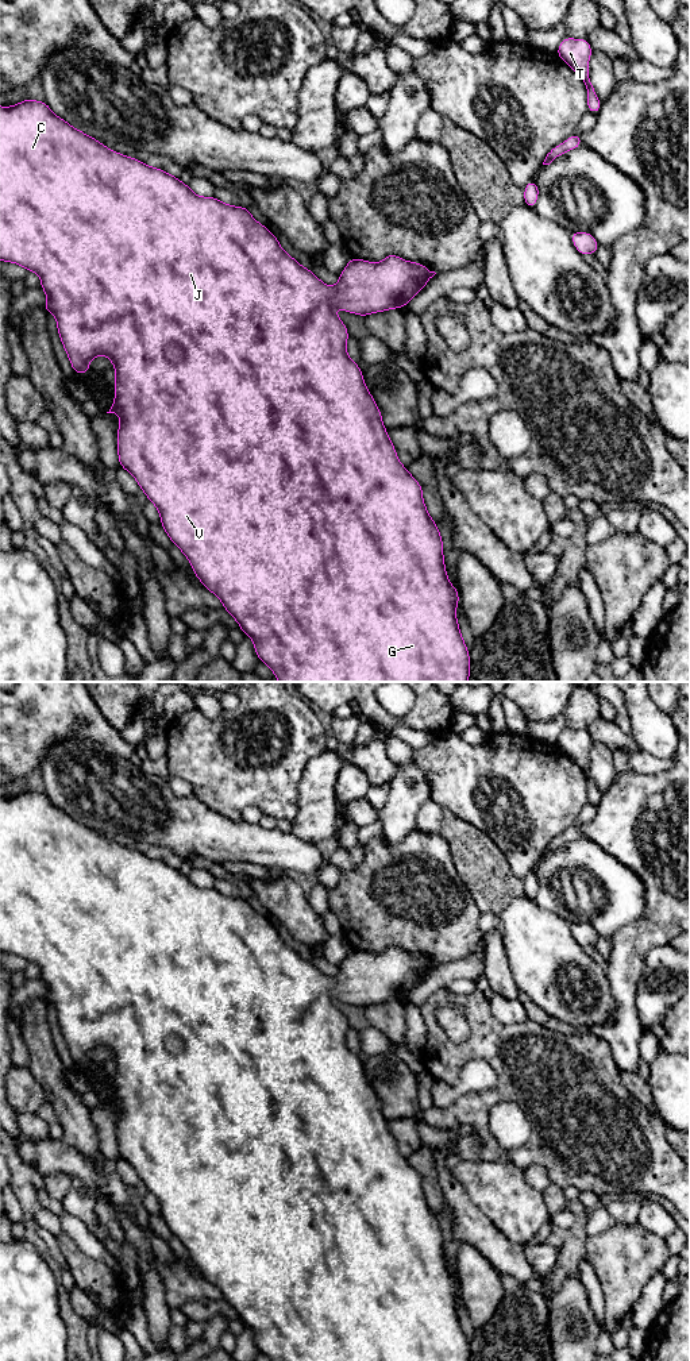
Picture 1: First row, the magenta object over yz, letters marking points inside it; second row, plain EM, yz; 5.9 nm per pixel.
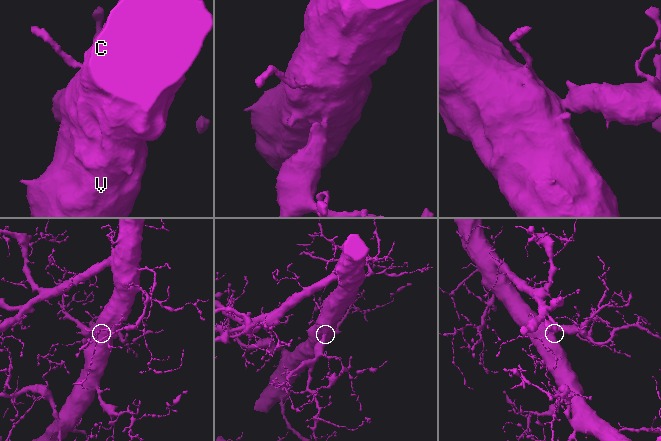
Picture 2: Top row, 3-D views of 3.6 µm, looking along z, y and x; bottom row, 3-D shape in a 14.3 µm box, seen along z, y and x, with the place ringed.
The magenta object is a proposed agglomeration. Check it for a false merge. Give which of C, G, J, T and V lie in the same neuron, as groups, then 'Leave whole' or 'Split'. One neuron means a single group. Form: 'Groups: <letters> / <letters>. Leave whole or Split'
Groups: C G J T V. Leave whole

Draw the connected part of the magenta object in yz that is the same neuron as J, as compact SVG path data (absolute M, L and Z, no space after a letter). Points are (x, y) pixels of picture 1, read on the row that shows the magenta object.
M24 99L12 107L0 105L0 261L20 265L28 271L41 275L41 288L47 296L47 304L42 308L46 313L51 312L55 316L58 335L74 373L86 375L89 362L97 355L105 355L113 363L115 401L107 413L116 413L122 420L116 433L120 467L126 469L136 479L147 500L157 506L161 516L161 525L171 543L188 558L193 572L205 589L220 598L223 609L238 621L243 633L253 639L259 662L267 664L280 682L469 682L470 652L463 641L455 613L459 605L459 591L451 585L447 577L443 559L444 547L437 524L432 521L425 508L421 485L398 460L394 446L388 436L388 429L383 427L382 415L366 388L363 373L358 363L351 361L347 355L346 343L350 336L348 329L334 313L335 306L362 317L393 308L404 309L404 306L425 288L428 279L436 274L435 271L431 271L421 263L404 261L396 254L388 254L382 262L377 263L351 257L339 275L336 286L328 286L321 282L312 270L305 269L285 252L277 236L263 224L258 223L248 212L248 208L224 204L215 196L201 197L194 194L189 185L181 182L178 177L173 177L162 169L150 167L136 158L126 157L108 149L96 138L90 138L72 127L62 117L54 115L46 101L31 99Z

